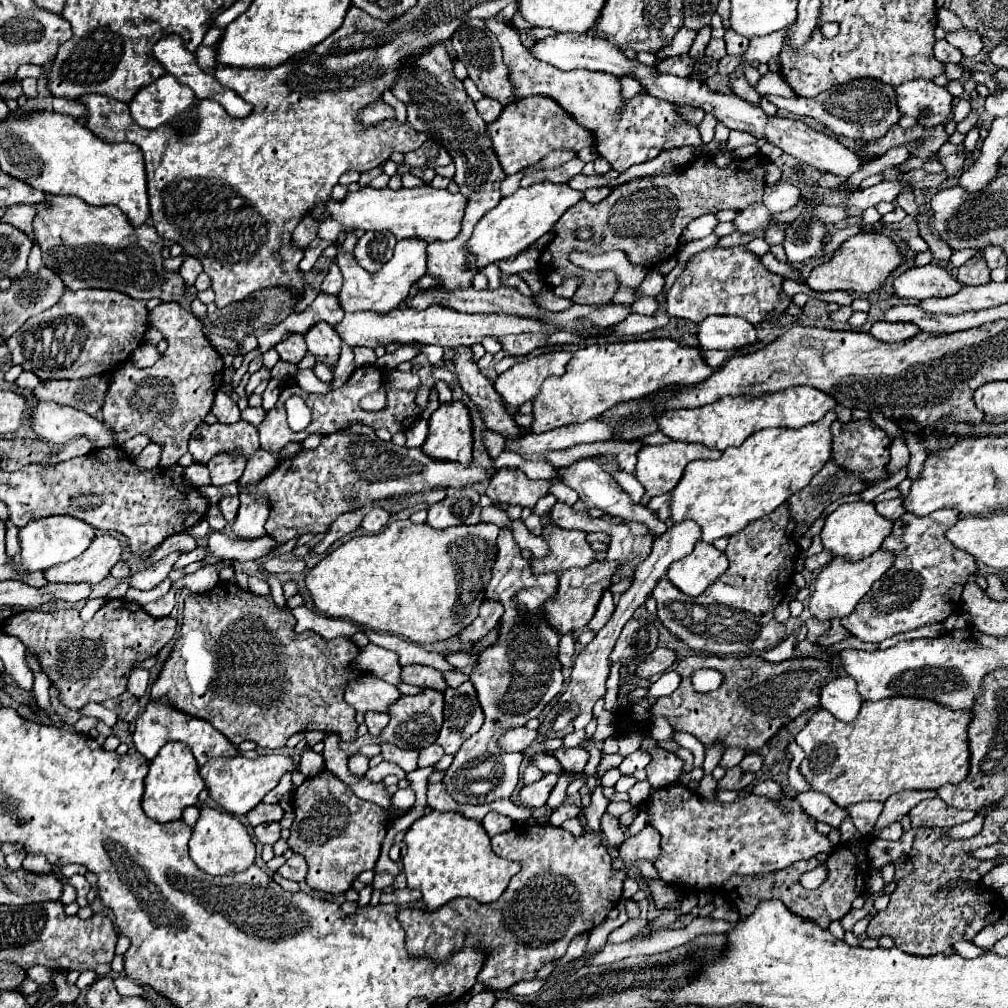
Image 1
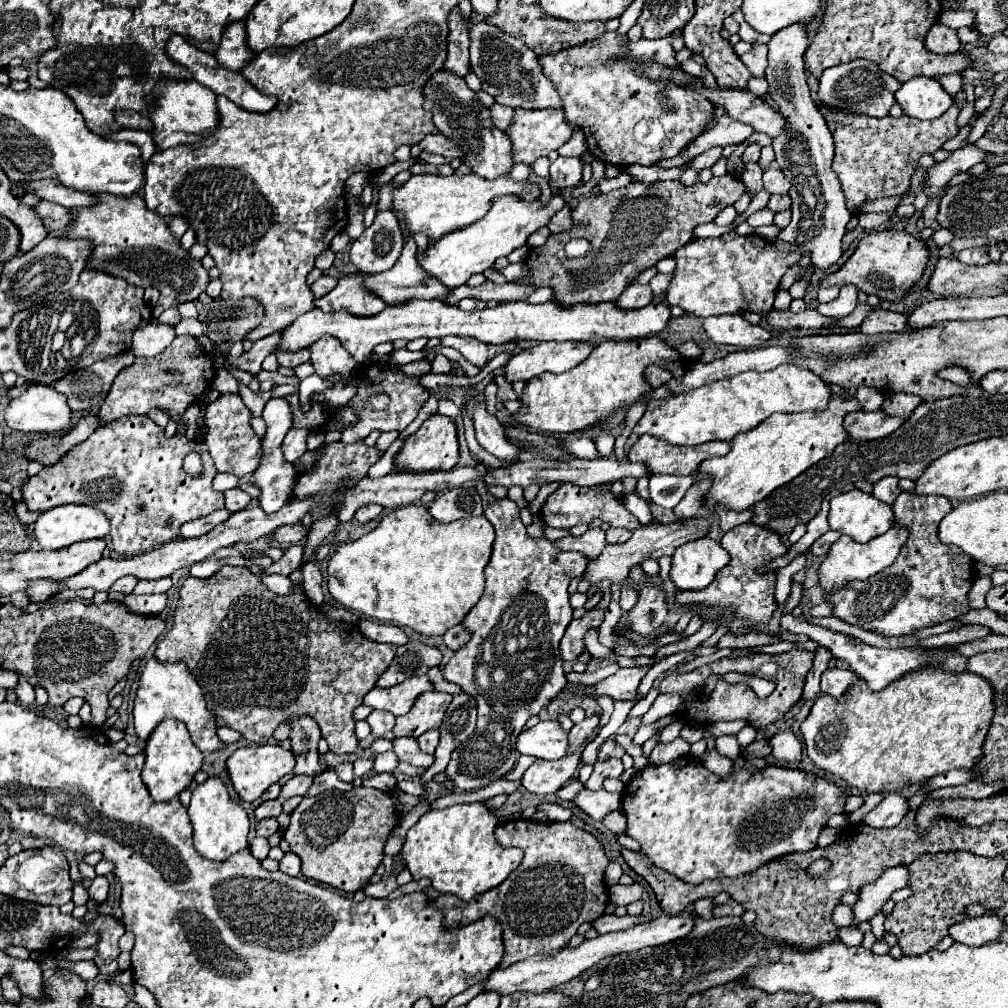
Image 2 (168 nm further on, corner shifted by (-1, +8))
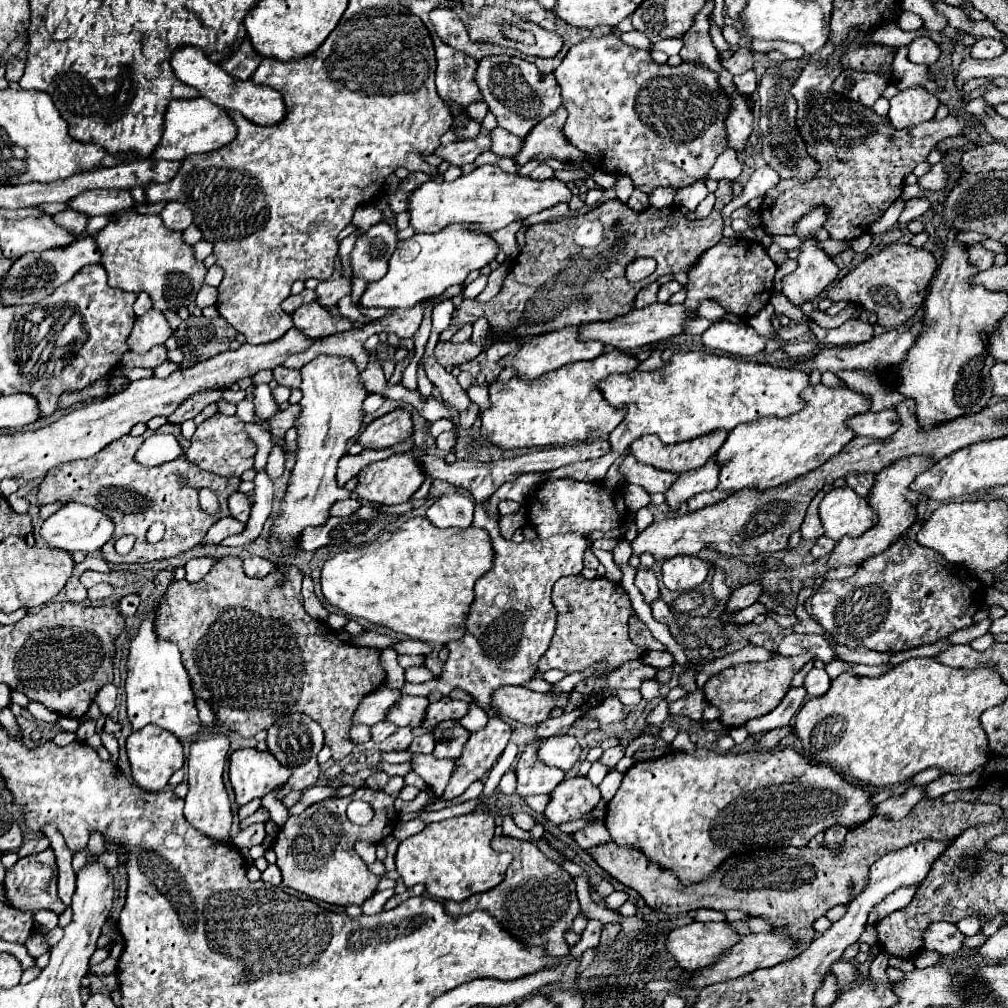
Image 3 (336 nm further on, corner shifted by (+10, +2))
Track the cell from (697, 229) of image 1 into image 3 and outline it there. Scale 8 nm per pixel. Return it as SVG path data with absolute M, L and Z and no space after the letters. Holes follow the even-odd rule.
M761 166L761 168L757 168L757 170L751 174L749 182L745 184L743 194L741 194L739 198L731 200L731 202L725 206L725 208L721 210L721 216L723 216L723 218L729 218L731 216L731 212L733 212L735 208L745 206L751 198L765 196L771 188L775 188L775 186L777 186L777 182L779 182L779 176L777 176L777 172L775 172L773 168L769 168L769 166Z

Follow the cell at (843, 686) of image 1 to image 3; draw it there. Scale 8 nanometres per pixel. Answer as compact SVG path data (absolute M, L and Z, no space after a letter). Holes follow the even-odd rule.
M813 668L807 678L805 678L805 684L803 684L809 692L809 696L823 696L829 686L831 686L831 678L827 676L825 670L819 670L819 668Z

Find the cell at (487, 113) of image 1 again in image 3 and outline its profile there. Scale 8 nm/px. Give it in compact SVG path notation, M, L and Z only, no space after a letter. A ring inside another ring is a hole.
M497 126L495 130L491 130L491 150L499 156L509 156L513 158L517 154L517 148L521 148L521 138L513 136L509 130Z

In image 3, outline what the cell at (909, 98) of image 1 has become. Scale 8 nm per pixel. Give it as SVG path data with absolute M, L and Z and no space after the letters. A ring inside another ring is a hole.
M907 88L893 96L889 104L889 120L897 130L901 130L933 120L939 100L925 88Z

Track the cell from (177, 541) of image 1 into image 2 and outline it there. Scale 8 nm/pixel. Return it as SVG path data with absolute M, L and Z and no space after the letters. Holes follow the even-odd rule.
M226 508L218 510L218 512L212 512L200 520L194 520L194 522L188 522L180 528L180 538L198 538L198 536L204 536L208 532L214 530L216 524L220 522L226 522L226 518L230 516L230 512Z

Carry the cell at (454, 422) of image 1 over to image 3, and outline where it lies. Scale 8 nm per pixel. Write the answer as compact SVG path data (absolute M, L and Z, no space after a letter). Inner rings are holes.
M413 448L409 452L403 452L403 454L395 454L395 456L389 456L381 462L373 462L369 464L369 468L361 470L359 472L359 484L355 488L357 496L361 500L371 500L371 502L377 502L377 504L401 504L401 502L407 502L417 490L419 486L423 484L423 480L427 478L423 466L421 466L421 454L425 454L427 450L425 448Z

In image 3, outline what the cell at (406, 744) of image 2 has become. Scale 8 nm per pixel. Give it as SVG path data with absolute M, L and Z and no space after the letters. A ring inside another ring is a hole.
M413 754L411 768L427 782L427 786L435 790L437 796L441 796L453 772L453 760L439 760L431 754Z

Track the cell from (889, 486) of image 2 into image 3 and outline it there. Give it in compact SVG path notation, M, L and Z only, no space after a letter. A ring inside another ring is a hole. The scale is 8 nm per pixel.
M861 474L861 476L849 476L847 478L847 486L853 488L863 498L869 496L873 484L875 484L875 476L873 474Z

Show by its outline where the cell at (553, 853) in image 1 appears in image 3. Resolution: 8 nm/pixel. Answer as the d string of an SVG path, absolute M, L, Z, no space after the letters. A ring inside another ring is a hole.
M495 836L491 846L497 852L513 854L513 862L507 868L505 880L493 890L469 896L463 902L443 902L445 912L459 918L471 914L473 910L485 910L497 918L497 922L521 944L543 948L547 956L567 956L569 944L565 942L565 932L571 930L573 920L579 914L573 876L563 866L547 858L533 842L511 836Z

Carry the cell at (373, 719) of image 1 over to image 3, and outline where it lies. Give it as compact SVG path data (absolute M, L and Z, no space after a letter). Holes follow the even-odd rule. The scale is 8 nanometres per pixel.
M387 720L383 722L377 722L371 726L371 742L373 744L381 744L381 740L385 740L389 734L393 734L397 730L395 724L389 724Z

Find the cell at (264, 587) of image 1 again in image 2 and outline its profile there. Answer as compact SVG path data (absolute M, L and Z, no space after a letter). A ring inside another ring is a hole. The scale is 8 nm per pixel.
M296 544L296 546L290 546L284 550L282 558L278 562L272 562L266 570L266 574L282 574L282 576L288 576L292 570L298 568L300 564L300 558L302 558L302 550L304 546L302 544Z

